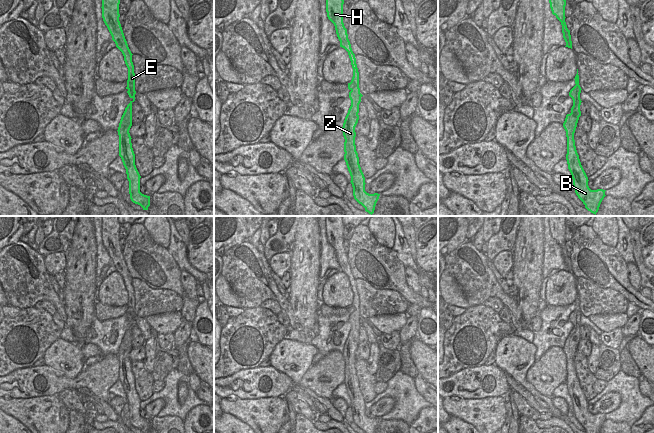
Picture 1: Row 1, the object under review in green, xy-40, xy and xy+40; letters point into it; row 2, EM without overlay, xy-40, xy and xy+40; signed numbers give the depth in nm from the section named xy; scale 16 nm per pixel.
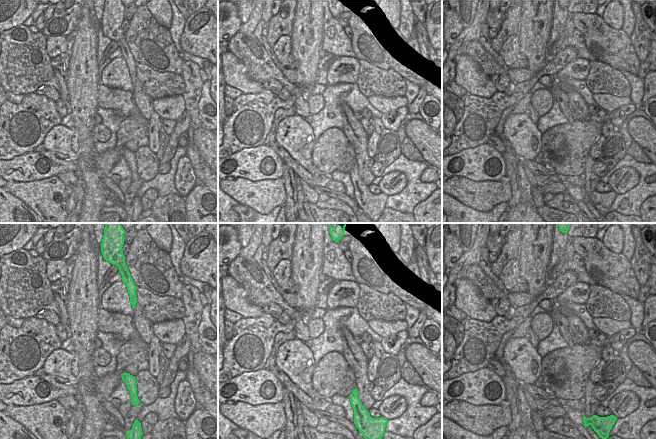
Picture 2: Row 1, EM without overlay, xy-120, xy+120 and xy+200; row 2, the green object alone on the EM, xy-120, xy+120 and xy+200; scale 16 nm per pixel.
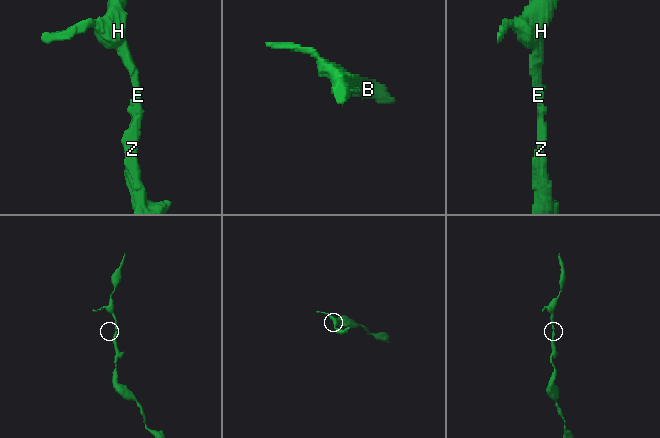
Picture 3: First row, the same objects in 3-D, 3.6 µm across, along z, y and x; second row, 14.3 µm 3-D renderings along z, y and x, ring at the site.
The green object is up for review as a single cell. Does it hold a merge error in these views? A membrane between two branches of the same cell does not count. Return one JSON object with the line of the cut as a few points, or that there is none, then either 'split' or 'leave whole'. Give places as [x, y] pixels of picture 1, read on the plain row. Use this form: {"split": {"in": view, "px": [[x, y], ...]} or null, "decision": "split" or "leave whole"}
{"split": null, "decision": "leave whole"}

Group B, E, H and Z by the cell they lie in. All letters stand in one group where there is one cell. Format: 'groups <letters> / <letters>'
groups B E H Z

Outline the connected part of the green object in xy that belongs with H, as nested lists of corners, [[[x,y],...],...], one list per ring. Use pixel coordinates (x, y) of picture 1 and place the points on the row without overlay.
[[[326,216],[326,236],[328,243],[334,248],[337,261],[340,265],[340,271],[344,272],[349,279],[353,292],[353,301],[348,307],[349,322],[351,330],[345,341],[342,356],[345,363],[344,366],[344,384],[351,400],[351,408],[353,411],[354,423],[365,433],[375,433],[380,418],[369,418],[365,415],[365,401],[359,388],[359,381],[355,369],[355,351],[359,344],[359,328],[361,321],[359,312],[359,296],[356,288],[355,278],[352,275],[350,265],[348,263],[347,253],[343,247],[343,216]]]

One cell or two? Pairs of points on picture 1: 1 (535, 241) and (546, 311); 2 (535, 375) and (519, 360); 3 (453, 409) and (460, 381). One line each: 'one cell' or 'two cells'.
1: two cells
2: two cells
3: two cells

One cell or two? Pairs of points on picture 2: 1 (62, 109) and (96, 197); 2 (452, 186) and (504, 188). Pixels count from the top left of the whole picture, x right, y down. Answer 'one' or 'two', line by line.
1: two
2: one

